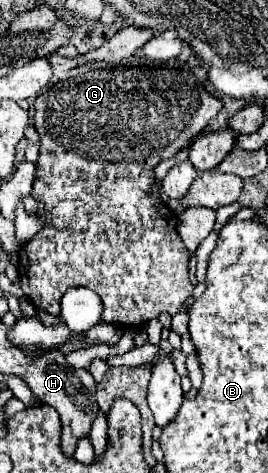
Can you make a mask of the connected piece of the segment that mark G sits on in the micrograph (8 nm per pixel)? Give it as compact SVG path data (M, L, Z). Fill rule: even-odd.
M136 52L132 56L128 56L128 60L120 62L120 64L112 64L112 62L90 62L90 64L82 64L78 68L68 70L66 78L58 80L56 84L52 84L44 94L40 94L34 100L34 128L40 136L40 156L36 160L36 180L32 184L32 198L38 202L36 212L32 212L32 216L38 216L44 220L44 228L40 232L36 232L32 236L32 240L28 244L24 244L20 248L20 264L18 264L18 274L20 274L20 288L22 292L30 298L30 302L52 316L60 316L60 298L64 296L64 292L68 288L76 288L76 286L84 286L94 290L100 300L102 300L102 322L108 324L116 324L120 328L138 328L144 326L148 320L158 318L162 312L168 312L170 316L174 316L180 308L182 302L186 302L194 290L194 286L190 284L188 278L188 250L184 246L184 242L178 236L176 230L176 214L164 204L160 202L160 198L152 196L152 186L156 184L154 178L154 166L160 164L162 160L174 158L180 150L188 148L188 144L208 126L208 122L222 110L224 102L216 96L212 96L198 80L196 76L182 68L182 66L172 66L172 64L154 64L142 58L142 52Z

